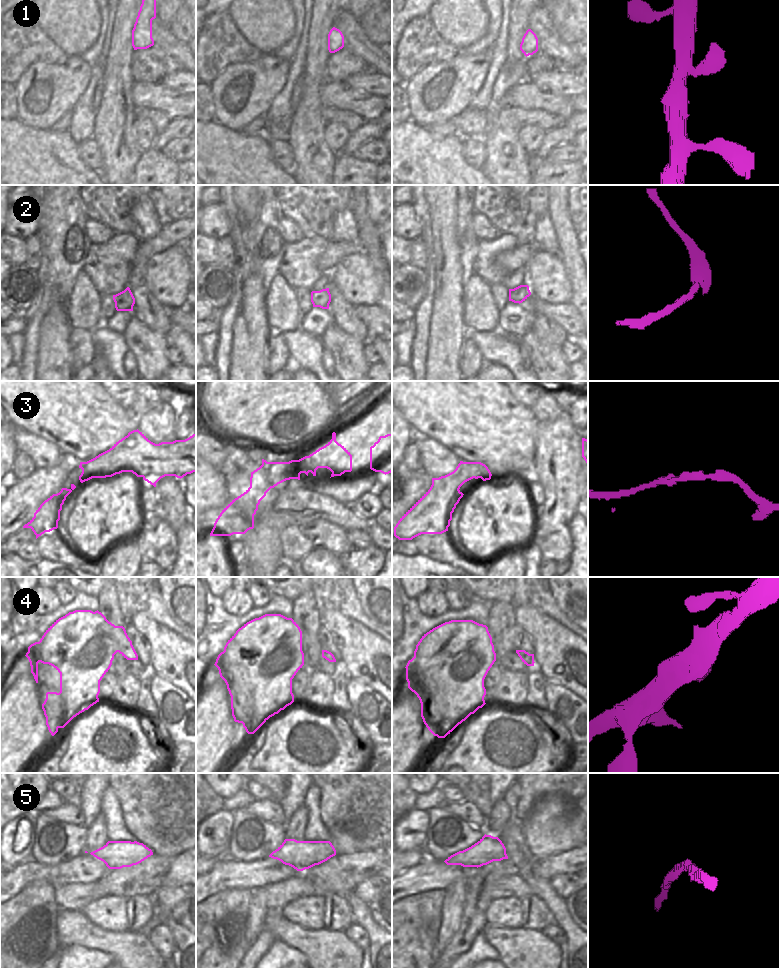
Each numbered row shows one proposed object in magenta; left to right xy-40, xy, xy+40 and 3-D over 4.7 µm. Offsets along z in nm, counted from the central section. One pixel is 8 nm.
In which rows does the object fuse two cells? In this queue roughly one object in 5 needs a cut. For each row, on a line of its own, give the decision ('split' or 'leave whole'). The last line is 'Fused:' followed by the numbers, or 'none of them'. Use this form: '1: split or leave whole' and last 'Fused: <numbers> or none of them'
1: leave whole
2: leave whole
3: leave whole
4: leave whole
5: leave whole
Fused: none of them

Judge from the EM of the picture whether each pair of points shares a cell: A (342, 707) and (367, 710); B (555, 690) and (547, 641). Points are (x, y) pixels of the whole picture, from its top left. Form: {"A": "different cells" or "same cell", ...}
{"A": "different cells", "B": "different cells"}

